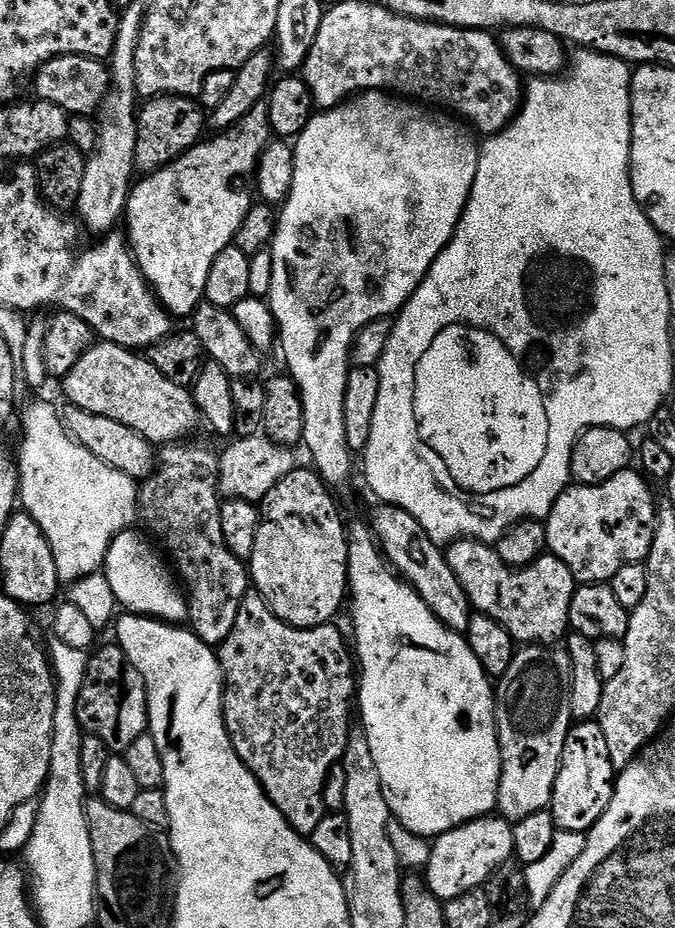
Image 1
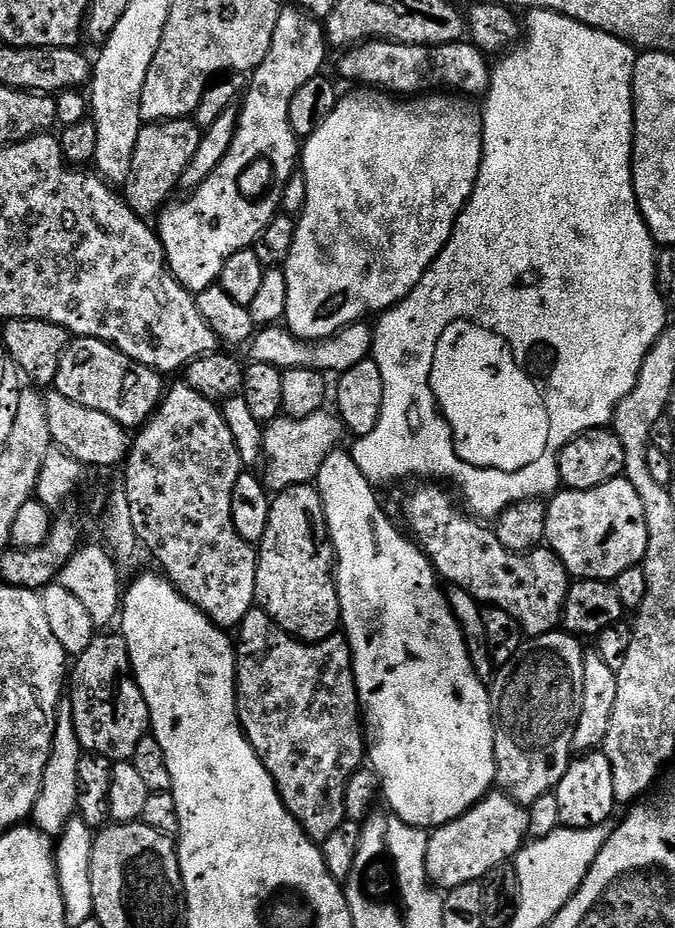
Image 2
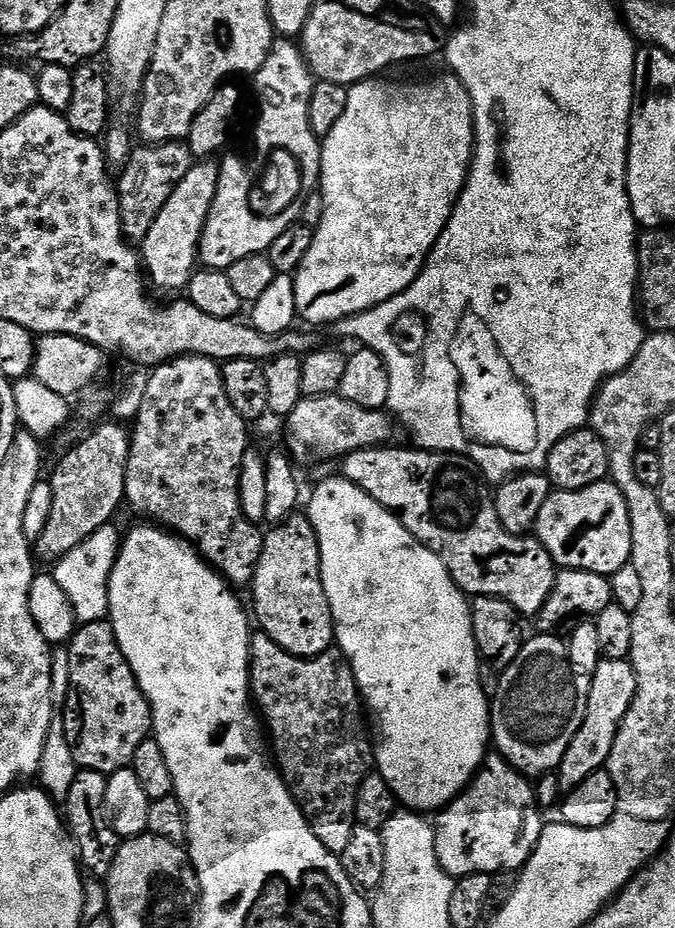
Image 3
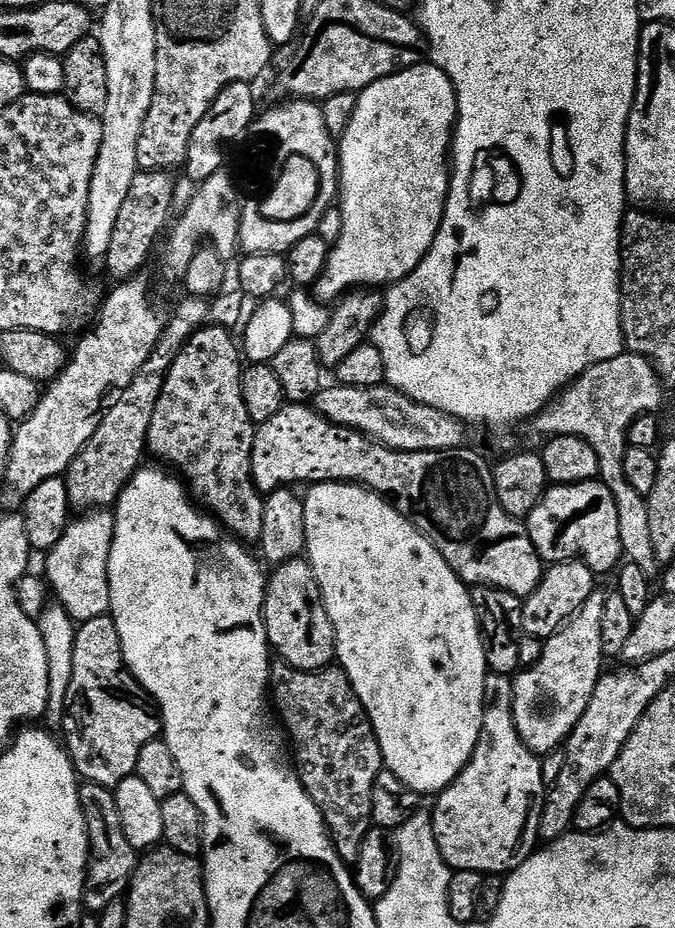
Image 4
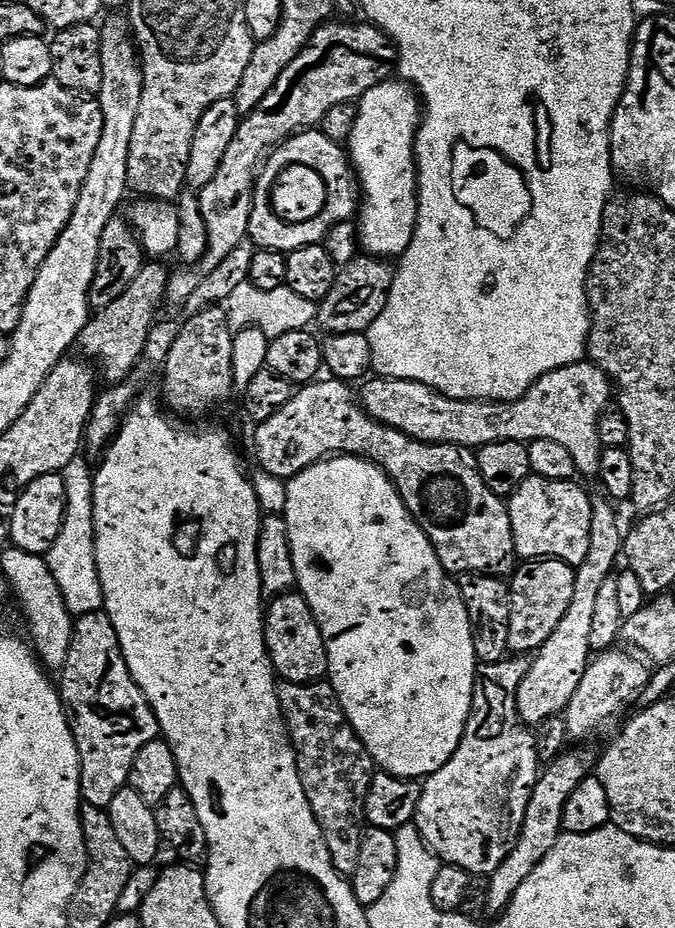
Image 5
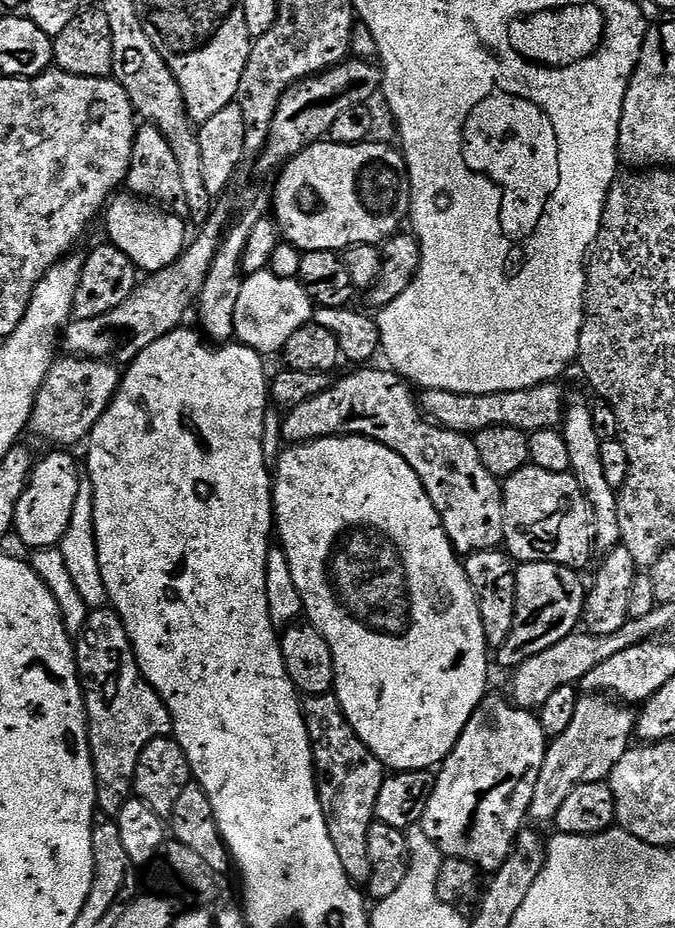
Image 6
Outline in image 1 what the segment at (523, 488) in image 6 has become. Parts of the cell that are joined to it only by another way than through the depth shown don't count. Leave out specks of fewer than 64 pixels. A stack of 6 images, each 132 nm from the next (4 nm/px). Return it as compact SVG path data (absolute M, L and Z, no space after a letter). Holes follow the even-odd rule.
M635 471L619 472L601 484L569 486L554 502L546 521L547 551L566 562L580 584L611 582L622 566L647 561L656 533L658 503L652 497L653 485Z

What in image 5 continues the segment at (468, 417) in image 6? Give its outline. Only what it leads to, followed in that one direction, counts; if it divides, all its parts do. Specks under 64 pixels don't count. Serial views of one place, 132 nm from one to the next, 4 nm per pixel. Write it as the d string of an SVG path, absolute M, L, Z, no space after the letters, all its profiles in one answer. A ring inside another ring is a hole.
M581 362L578 364L571 364L570 366L562 366L558 370L554 370L550 374L543 376L537 384L532 385L532 388L525 394L519 396L517 400L459 400L446 395L444 392L439 392L436 388L426 386L422 382L414 382L413 380L394 380L391 378L379 378L380 380L369 379L362 388L362 407L365 412L384 424L390 426L409 436L415 440L421 440L427 444L449 444L450 446L458 446L459 448L471 448L479 450L490 446L494 442L522 442L530 445L539 440L549 440L550 442L562 442L562 446L566 446L570 450L570 454L574 454L574 462L576 463L576 471L581 477L592 476L601 471L602 461L604 459L604 449L606 447L605 441L600 441L600 419L604 416L604 411L608 408L608 403L613 403L614 400L614 384L607 372L600 369L599 366L591 362Z

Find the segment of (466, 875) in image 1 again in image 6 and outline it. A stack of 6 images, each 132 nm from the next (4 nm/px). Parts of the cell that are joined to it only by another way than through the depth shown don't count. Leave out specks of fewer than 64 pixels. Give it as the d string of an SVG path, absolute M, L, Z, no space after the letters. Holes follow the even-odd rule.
M485 695L466 730L462 730L454 750L439 765L434 794L430 794L430 806L426 806L422 821L426 838L438 846L445 858L462 858L485 873L495 873L503 866L516 843L516 835L525 827L524 820L529 815L546 749L546 737L539 719L529 709L517 708L505 697L504 701L502 697L492 695Z

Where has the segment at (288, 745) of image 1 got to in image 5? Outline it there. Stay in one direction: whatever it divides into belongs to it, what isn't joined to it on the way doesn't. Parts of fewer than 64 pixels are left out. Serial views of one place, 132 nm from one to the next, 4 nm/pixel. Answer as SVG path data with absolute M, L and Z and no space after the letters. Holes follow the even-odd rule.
M328 682L314 684L285 683L280 688L280 705L288 722L292 741L296 746L300 761L300 776L308 790L308 801L316 814L320 829L328 839L328 849L336 868L345 874L359 873L362 867L362 849L366 835L366 802L378 765L368 753L368 748L360 741L360 736L348 720L346 710L340 701L340 694Z

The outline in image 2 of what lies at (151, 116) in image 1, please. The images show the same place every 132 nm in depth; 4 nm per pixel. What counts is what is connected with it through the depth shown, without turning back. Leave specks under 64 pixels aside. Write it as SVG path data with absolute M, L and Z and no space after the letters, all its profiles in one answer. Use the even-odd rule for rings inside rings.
M195 119L157 120L141 127L134 146L130 178L122 186L122 195L137 216L152 218L165 207L168 195L177 191L183 171L189 166L198 150L202 129Z

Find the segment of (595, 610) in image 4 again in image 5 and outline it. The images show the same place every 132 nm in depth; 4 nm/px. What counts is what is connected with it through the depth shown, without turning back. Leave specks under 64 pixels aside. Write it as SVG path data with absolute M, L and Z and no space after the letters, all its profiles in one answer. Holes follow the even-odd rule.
M597 515L592 522L592 549L584 563L579 565L576 577L574 602L562 618L558 630L535 653L518 688L518 708L520 717L529 726L544 726L549 720L559 717L575 696L583 675L594 656L592 631L594 630L594 610L605 591L604 583L612 571L615 573L616 559L622 556L622 531L608 516Z

